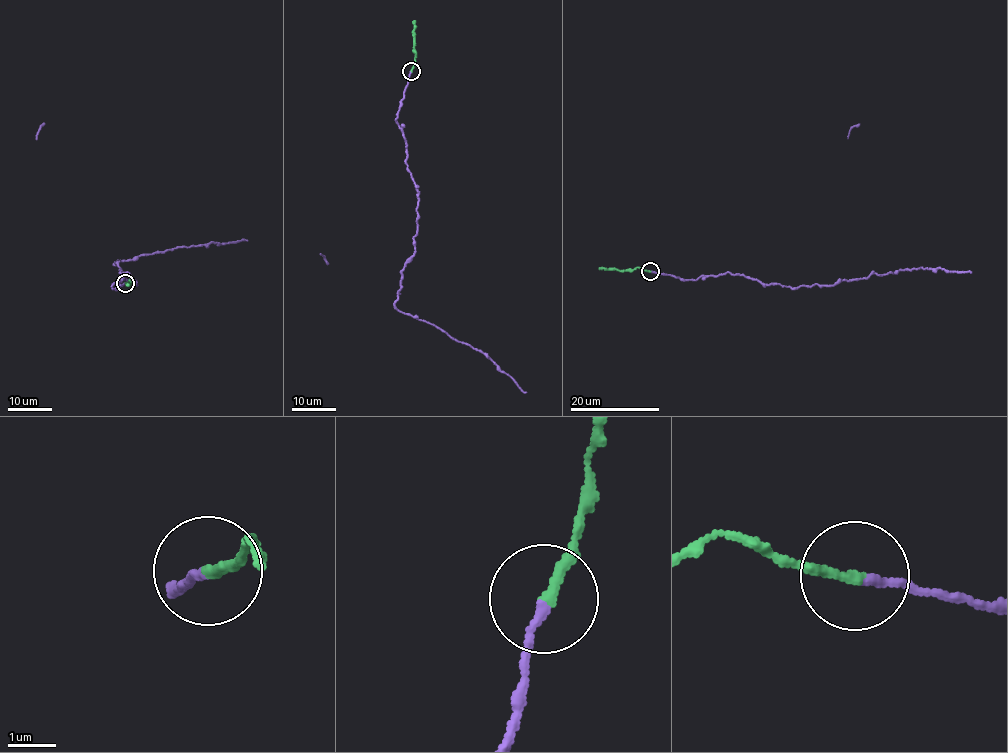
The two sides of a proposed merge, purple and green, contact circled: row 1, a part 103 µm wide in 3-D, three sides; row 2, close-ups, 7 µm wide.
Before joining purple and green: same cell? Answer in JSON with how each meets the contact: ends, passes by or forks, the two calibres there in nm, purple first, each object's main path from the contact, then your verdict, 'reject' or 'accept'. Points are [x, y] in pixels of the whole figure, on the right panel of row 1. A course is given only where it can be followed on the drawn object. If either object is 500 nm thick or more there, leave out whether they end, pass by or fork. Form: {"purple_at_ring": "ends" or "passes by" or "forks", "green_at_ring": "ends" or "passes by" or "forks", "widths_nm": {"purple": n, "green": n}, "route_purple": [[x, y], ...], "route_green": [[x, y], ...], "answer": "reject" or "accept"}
{"purple_at_ring": "ends", "green_at_ring": "ends", "widths_nm": {"purple": 180, "green": 240}, "route_purple": [[650, 271], [684, 280], [730, 272], [796, 288], [921, 267], [970, 273]], "route_green": [[650, 271], [599, 268]], "answer": "accept"}

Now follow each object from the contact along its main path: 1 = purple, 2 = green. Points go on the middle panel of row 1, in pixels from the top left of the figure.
1: (410, 71), (396, 121), (419, 193), (418, 231), (395, 307), (480, 350), (526, 392)
2: (410, 71), (416, 51), (414, 20)

